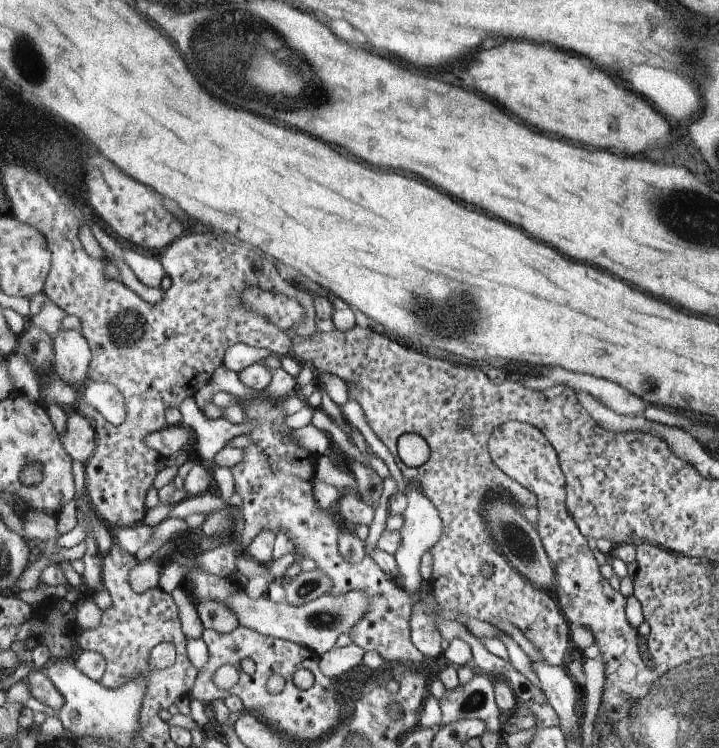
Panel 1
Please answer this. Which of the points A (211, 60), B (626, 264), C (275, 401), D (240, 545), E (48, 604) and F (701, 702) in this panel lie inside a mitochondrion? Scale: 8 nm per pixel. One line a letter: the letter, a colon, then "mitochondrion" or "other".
A: mitochondrion
B: other
C: other
D: other
E: other
F: mitochondrion

